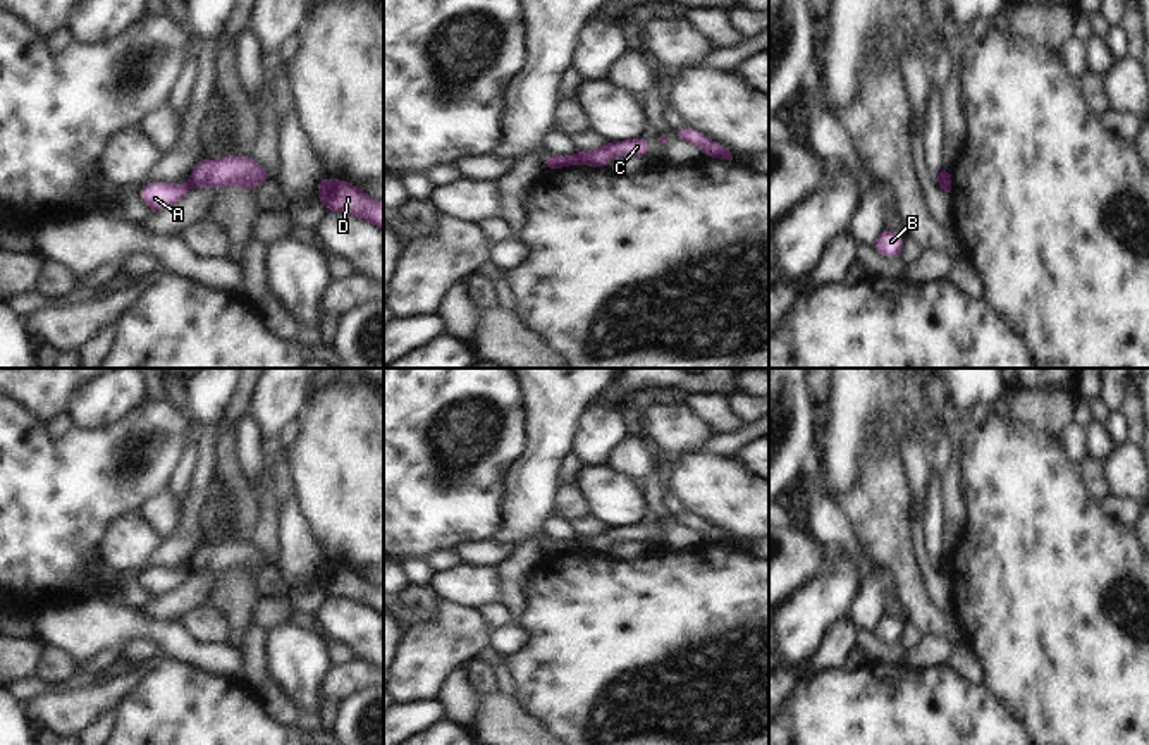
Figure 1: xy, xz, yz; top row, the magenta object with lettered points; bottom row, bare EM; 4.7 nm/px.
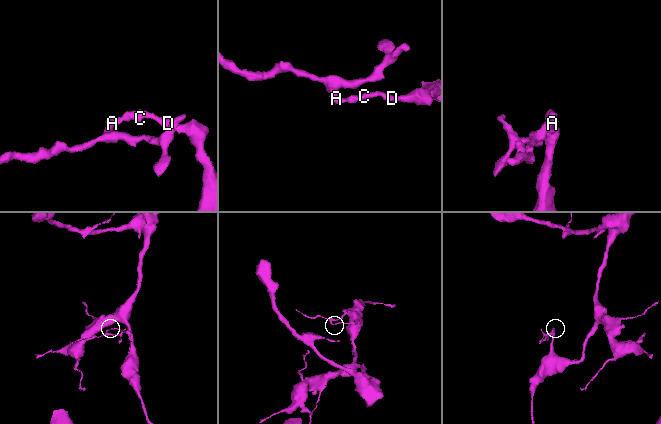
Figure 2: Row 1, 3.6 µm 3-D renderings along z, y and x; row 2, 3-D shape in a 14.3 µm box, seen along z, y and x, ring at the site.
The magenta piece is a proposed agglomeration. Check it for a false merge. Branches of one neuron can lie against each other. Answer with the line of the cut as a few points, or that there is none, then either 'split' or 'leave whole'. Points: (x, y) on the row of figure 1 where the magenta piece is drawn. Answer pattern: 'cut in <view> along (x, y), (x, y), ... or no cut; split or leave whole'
cut in xz along (575, 153), (580, 162); split

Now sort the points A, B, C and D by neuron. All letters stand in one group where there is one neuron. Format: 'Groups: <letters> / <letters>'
Groups: A B / C D.

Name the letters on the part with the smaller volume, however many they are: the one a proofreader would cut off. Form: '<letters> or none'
A, B

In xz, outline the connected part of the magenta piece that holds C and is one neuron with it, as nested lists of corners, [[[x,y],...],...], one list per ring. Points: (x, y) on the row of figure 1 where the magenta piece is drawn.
[[[631,138],[628,141],[609,141],[599,150],[581,150],[576,151],[580,165],[593,165],[597,169],[605,169],[607,162],[614,157],[645,157],[650,153],[652,146],[648,141]]]

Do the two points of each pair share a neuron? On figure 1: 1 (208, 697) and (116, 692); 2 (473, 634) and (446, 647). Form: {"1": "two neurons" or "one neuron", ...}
{"1": "two neurons", "2": "one neuron"}

